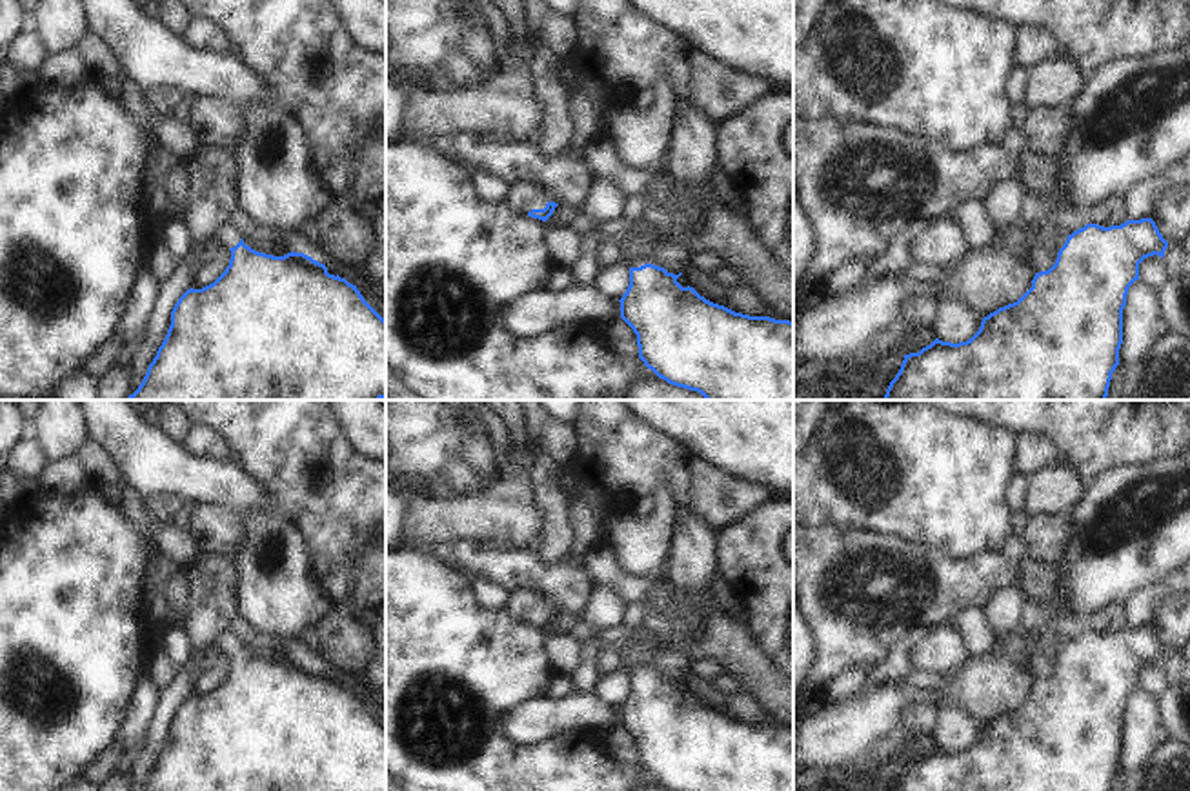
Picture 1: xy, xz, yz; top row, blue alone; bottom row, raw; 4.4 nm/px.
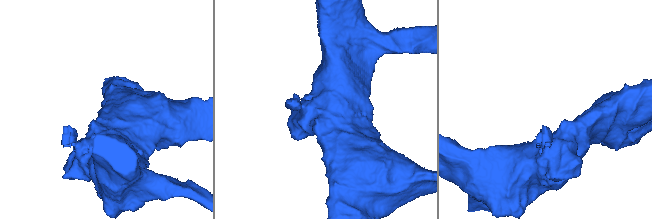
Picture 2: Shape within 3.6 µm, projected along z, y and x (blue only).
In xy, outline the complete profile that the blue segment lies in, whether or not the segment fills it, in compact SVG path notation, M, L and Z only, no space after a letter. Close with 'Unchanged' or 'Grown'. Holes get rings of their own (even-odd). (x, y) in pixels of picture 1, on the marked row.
M229 224L218 233L231 251L226 271L202 289L187 289L138 389L127 400L382 400L386 398L386 320L357 285L304 253L273 256L244 244Z. Grown.

